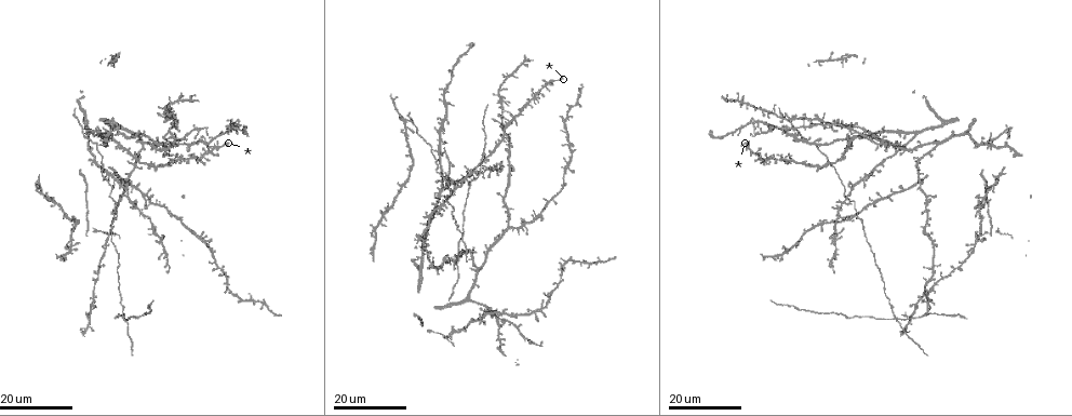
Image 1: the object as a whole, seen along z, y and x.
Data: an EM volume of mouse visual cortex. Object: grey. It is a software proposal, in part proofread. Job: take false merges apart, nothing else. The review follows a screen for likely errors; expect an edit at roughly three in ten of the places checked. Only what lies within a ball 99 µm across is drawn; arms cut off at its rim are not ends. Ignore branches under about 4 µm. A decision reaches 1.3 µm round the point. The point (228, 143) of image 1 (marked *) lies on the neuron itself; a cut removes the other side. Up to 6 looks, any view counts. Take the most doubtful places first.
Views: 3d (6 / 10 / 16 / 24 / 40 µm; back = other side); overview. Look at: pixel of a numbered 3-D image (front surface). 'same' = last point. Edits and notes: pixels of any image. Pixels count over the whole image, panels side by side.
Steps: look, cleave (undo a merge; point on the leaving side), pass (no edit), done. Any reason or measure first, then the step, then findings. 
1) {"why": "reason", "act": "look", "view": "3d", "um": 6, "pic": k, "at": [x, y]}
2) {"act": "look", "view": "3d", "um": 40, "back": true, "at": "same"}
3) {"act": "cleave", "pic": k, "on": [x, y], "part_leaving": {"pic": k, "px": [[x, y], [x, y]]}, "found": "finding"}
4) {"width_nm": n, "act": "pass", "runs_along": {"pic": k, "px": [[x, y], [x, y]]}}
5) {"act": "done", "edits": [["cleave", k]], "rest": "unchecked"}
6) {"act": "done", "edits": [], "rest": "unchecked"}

{"act": "look", "view": "3d", "um": 16, "pic": 1, "at": [200, 237]}

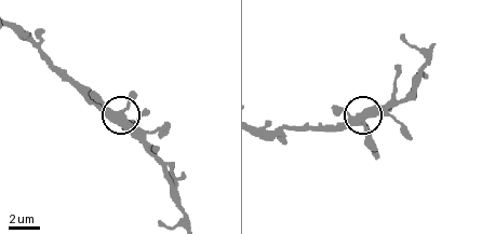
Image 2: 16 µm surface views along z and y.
{"act": "look", "view": "3d", "um": 6, "pic": 2, "at": [367, 117]}

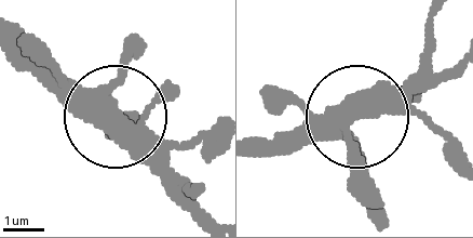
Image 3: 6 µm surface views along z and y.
{"width_nm": 430, "act": "pass", "found": "one neuron here"}

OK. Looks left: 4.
{"why": "a fork", "act": "look", "view": "3d", "um": 24, "pic": 1, "at": [431, 146]}

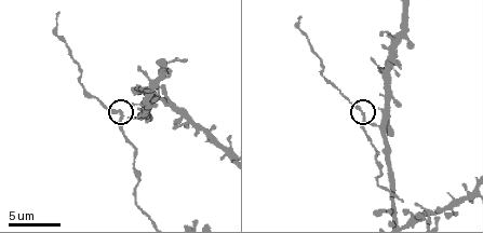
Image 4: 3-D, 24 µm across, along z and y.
{"why": "zoom in", "act": "look", "view": "3d", "um": 10, "pic": 4, "at": [364, 118]}

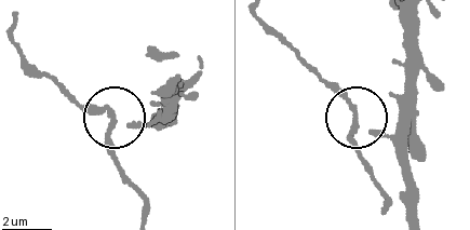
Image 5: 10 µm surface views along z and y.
{"act": "look", "view": "3d", "um": 10, "back": true, "pic": 5, "at": [355, 119]}

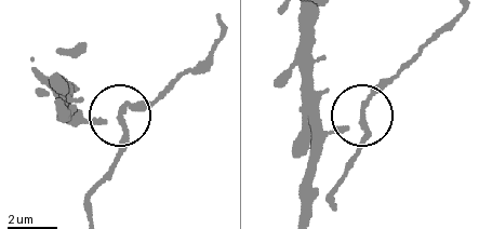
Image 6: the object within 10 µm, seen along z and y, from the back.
{"width_nm": 160, "act": "pass", "found": "all the same neuron"}

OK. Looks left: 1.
{"act": "done", "edits": [], "rest": "unchecked"}

